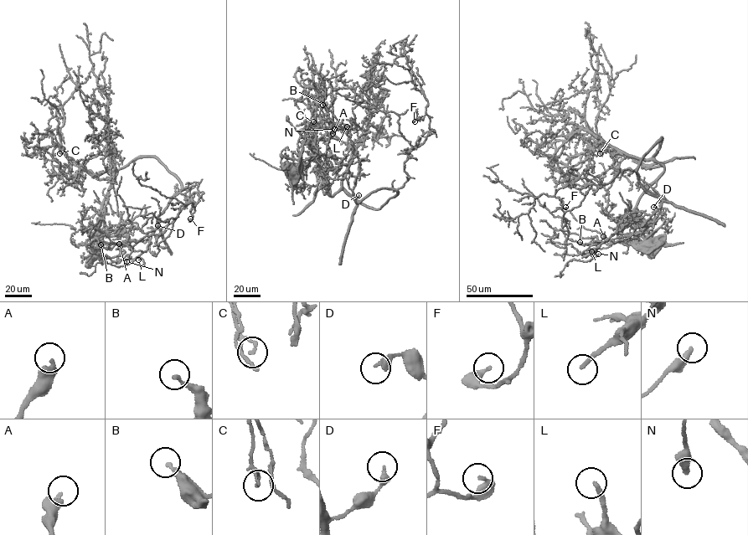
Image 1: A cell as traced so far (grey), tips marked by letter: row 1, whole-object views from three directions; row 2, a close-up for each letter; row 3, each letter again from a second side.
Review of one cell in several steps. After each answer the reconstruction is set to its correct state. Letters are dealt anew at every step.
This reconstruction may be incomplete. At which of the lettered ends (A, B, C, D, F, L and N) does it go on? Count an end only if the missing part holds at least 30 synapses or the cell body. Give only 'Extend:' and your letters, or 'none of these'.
Extend: A, L

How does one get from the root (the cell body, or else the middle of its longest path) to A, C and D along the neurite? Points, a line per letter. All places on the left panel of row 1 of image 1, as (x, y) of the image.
A: (95, 256), (117, 171), (157, 156), (181, 189), (146, 242), (129, 239), (120, 250), (119, 244)
C: (95, 256), (100, 254), (95, 251), (98, 226), (110, 180), (98, 179), (65, 155), (59, 146), (59, 153)
D: (95, 256), (110, 185), (118, 170), (137, 157), (157, 156), (181, 186), (157, 225)

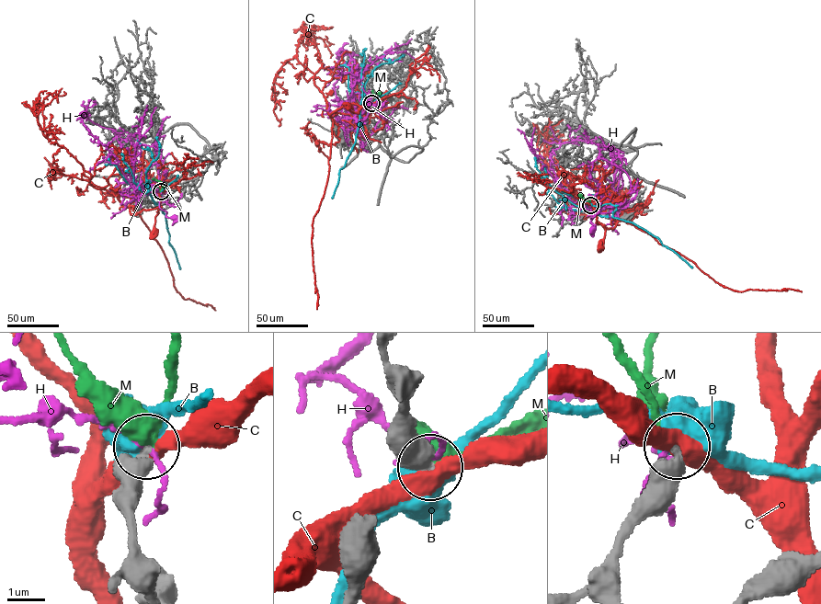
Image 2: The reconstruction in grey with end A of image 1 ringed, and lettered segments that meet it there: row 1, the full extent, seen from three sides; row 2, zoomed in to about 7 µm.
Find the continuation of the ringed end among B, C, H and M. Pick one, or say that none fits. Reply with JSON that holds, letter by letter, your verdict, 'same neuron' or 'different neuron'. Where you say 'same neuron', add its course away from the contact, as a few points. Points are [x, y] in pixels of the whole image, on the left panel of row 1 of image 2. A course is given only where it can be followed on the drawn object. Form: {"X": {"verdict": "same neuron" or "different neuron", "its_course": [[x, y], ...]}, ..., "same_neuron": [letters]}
{"B": {"verdict": "different neuron"}, "C": {"verdict": "different neuron"}, "H": {"verdict": "different neuron"}, "M": {"verdict": "same neuron", "its_course": [[161, 192], [164, 183], [153, 178]]}, "same_neuron": ["M"]}

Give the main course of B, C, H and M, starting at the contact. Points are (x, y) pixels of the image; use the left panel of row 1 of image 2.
B: (161, 192), (160, 205), (155, 204), (146, 187), (145, 173), (158, 153), (156, 136)
C: (161, 192), (155, 208), (131, 213), (134, 209), (162, 249), (176, 290), (185, 300), (215, 310)
H: (161, 192), (151, 186), (146, 188), (156, 193), (159, 207), (167, 212), (166, 217), (175, 218)
M: (161, 192), (164, 183), (153, 178)

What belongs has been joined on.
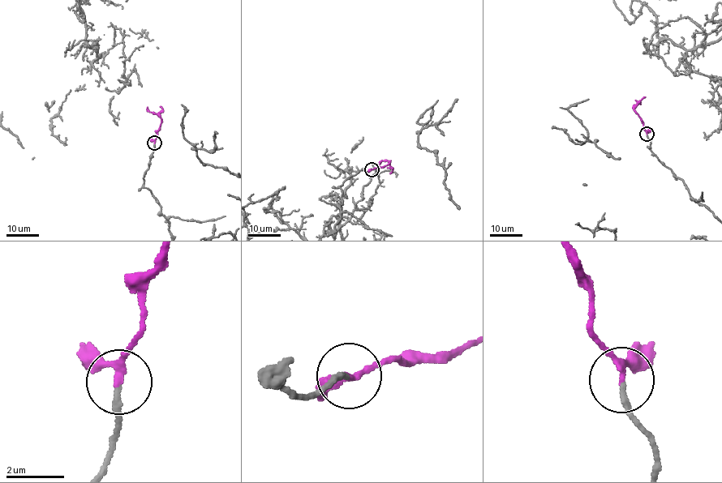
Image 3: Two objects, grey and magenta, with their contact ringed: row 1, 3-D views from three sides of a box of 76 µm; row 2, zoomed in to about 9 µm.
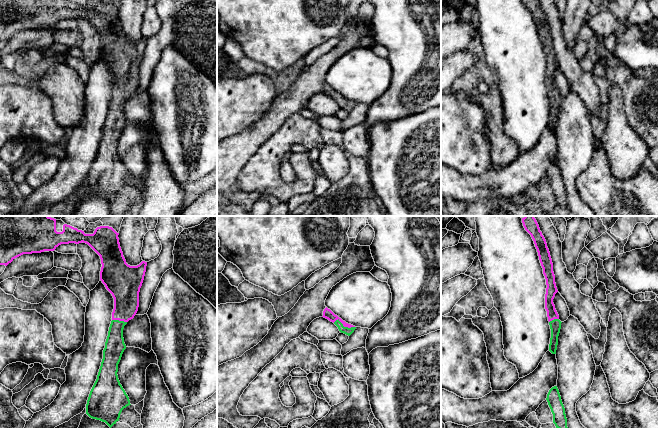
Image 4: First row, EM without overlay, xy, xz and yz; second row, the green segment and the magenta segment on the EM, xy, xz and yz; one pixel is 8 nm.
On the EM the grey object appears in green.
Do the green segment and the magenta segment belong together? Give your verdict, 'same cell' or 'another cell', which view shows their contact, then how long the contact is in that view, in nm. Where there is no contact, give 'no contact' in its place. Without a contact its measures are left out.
same cell | xz | 180 nm

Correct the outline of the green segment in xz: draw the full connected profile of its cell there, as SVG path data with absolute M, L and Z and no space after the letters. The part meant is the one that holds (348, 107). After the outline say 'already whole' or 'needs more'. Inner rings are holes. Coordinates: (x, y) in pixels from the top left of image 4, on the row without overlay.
M327 83L323 87L324 94L328 95L329 97L333 98L339 105L341 109L344 109L348 112L350 112L354 106L356 105L355 102L346 99L341 94L339 94L337 91L335 91L330 85Z | needs more

